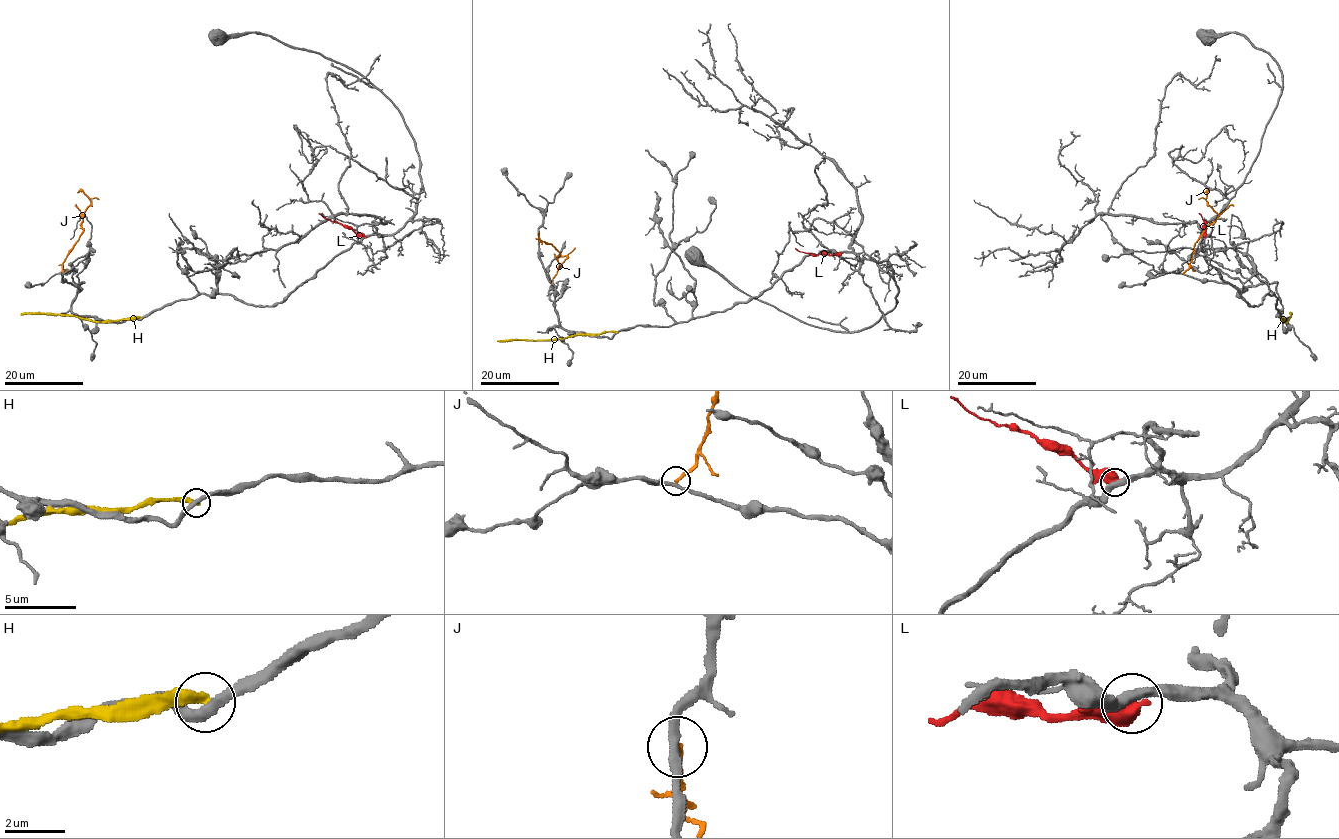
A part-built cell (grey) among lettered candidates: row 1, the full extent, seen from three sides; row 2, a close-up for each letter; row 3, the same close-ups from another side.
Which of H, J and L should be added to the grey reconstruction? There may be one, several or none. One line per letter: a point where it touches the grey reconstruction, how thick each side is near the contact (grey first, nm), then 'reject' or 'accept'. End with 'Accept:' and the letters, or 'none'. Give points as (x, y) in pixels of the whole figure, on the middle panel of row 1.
H: contact (617, 332); calibres 320 and 360 nm; reject
J: contact (539, 232); calibres 280 and 200 nm; reject
L: contact (840, 253); calibres 360 and 600 nm; reject
Accept: none

